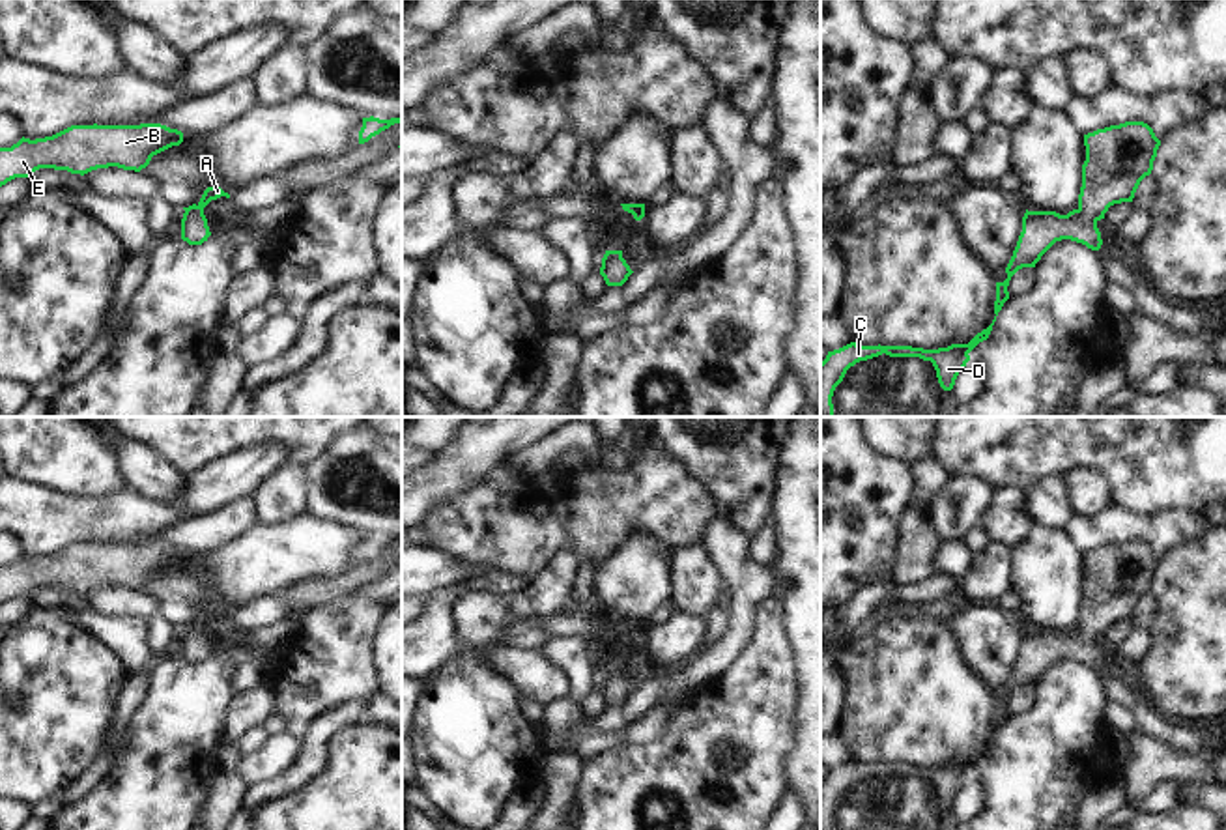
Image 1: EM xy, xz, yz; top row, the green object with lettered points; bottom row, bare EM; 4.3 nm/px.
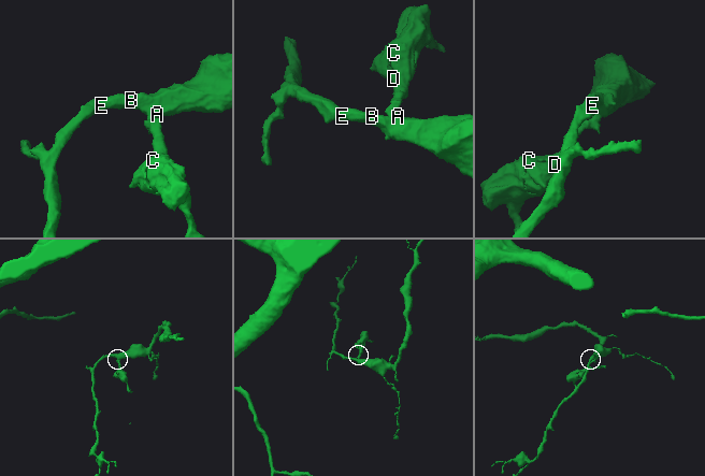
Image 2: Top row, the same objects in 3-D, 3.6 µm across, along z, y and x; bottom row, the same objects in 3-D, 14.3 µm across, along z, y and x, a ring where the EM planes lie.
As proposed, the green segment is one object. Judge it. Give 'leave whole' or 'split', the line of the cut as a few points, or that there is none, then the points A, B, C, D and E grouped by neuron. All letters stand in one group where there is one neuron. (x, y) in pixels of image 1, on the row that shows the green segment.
leave whole | no cut | A B C D E

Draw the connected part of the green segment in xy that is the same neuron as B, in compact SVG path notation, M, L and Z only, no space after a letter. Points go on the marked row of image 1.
M161 123L71 125L45 138L22 136L11 148L0 148L0 187L39 168L80 176L108 166L140 172L153 155L181 142L181 131Z

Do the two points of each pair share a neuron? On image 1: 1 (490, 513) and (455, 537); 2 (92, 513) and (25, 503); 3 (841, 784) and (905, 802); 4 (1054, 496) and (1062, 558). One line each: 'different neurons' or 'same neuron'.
1: same neuron
2: same neuron
3: same neuron
4: different neurons

